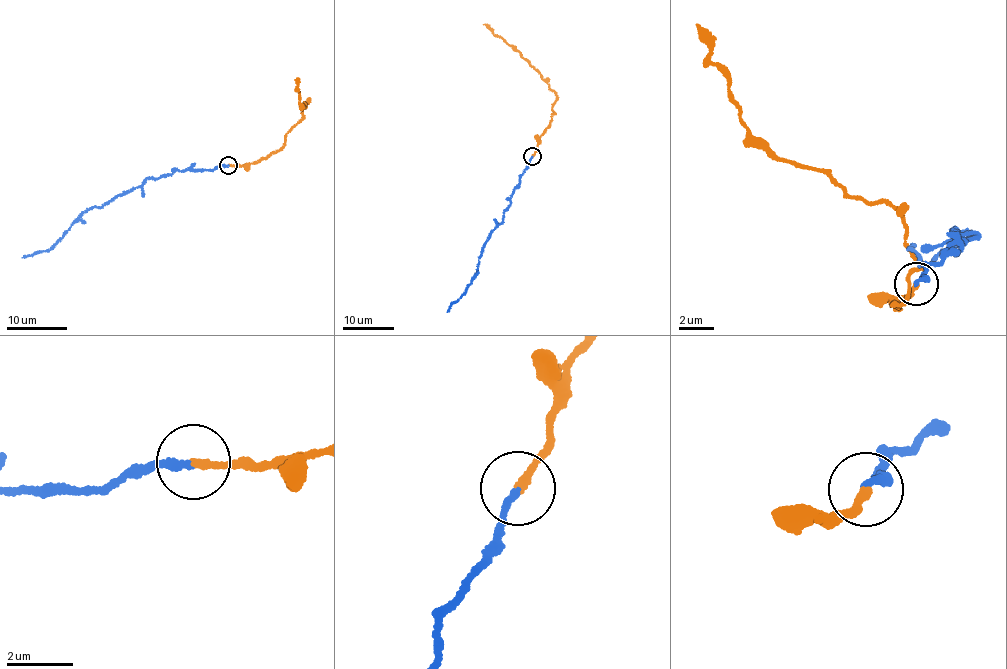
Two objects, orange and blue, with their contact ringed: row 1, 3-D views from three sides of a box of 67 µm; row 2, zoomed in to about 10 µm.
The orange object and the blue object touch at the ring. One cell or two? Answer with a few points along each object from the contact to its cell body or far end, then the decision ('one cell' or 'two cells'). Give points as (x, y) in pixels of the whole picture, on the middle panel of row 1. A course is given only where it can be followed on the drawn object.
orange via (533, 156), (555, 113), (551, 110), (556, 96), (538, 71), (483, 24) | blue via (533, 156), (501, 224), (491, 230), (476, 273), (447, 312) | two cells

